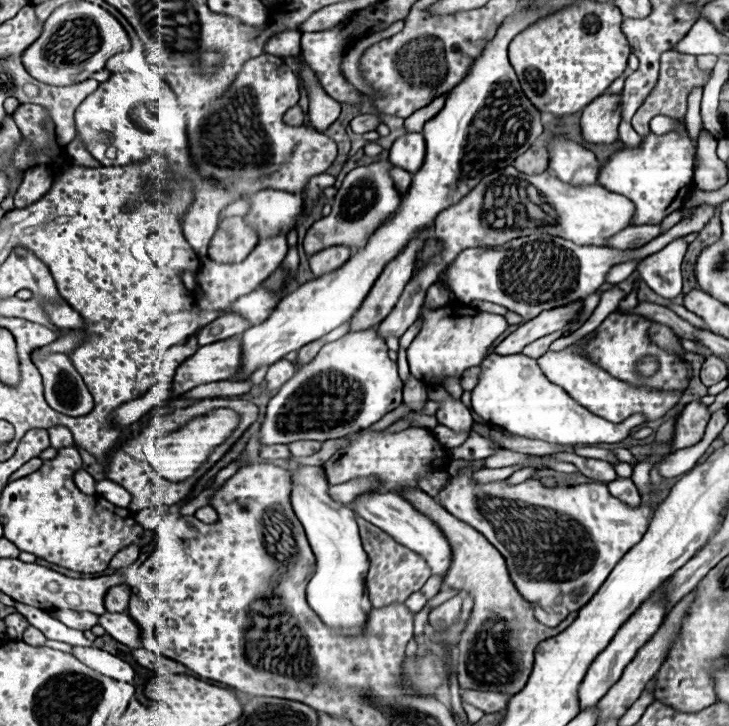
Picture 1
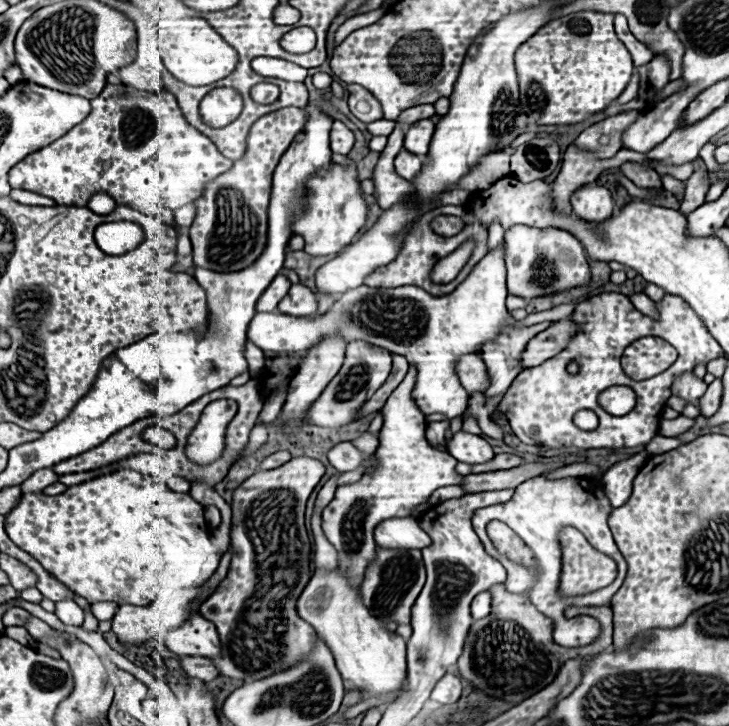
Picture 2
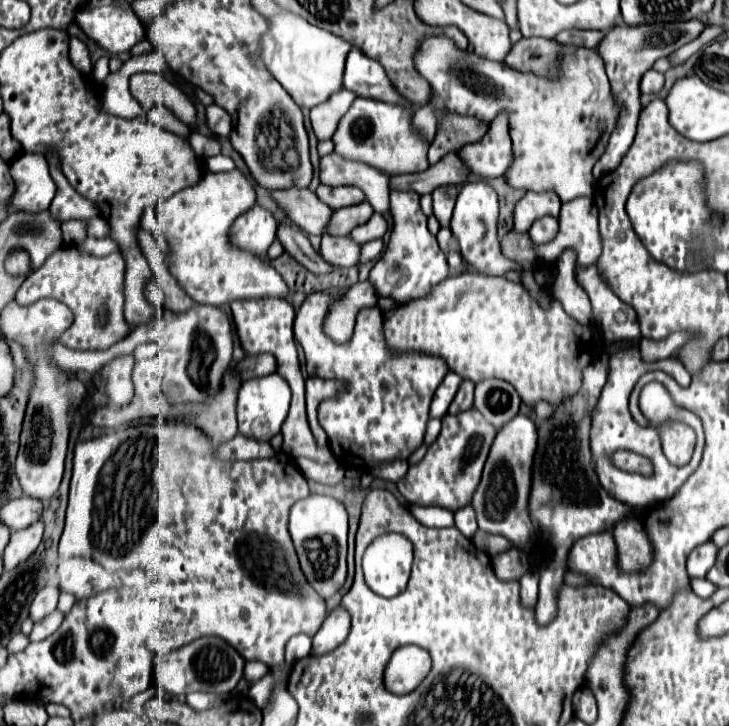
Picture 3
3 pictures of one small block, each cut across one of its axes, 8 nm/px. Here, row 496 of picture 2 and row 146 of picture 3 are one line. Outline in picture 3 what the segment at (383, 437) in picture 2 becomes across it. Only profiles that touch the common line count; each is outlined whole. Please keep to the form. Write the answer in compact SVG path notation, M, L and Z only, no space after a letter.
M356 98L350 110L342 116L338 130L332 138L334 152L346 160L364 162L384 174L408 174L422 172L430 164L428 162L428 142L412 128L412 114L404 108L396 108L394 104L386 104L370 98Z

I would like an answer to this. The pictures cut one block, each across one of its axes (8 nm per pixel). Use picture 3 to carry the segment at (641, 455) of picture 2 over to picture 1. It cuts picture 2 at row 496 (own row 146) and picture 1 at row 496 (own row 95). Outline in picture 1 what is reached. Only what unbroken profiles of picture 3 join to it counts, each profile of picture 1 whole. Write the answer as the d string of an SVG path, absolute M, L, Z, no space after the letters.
M618 478L618 480L610 482L608 488L610 488L610 494L614 498L622 500L624 504L628 504L632 508L640 506L640 494L638 494L638 490L636 490L636 486L634 486L634 482L630 478Z

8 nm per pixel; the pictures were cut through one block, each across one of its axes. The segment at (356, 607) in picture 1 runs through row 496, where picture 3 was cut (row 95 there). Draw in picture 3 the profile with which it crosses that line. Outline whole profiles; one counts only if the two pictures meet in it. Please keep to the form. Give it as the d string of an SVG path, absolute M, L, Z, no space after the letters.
M278 14L270 18L270 32L262 38L262 60L270 74L288 90L298 106L314 108L342 90L344 60L352 48L348 40L308 24L296 14Z

